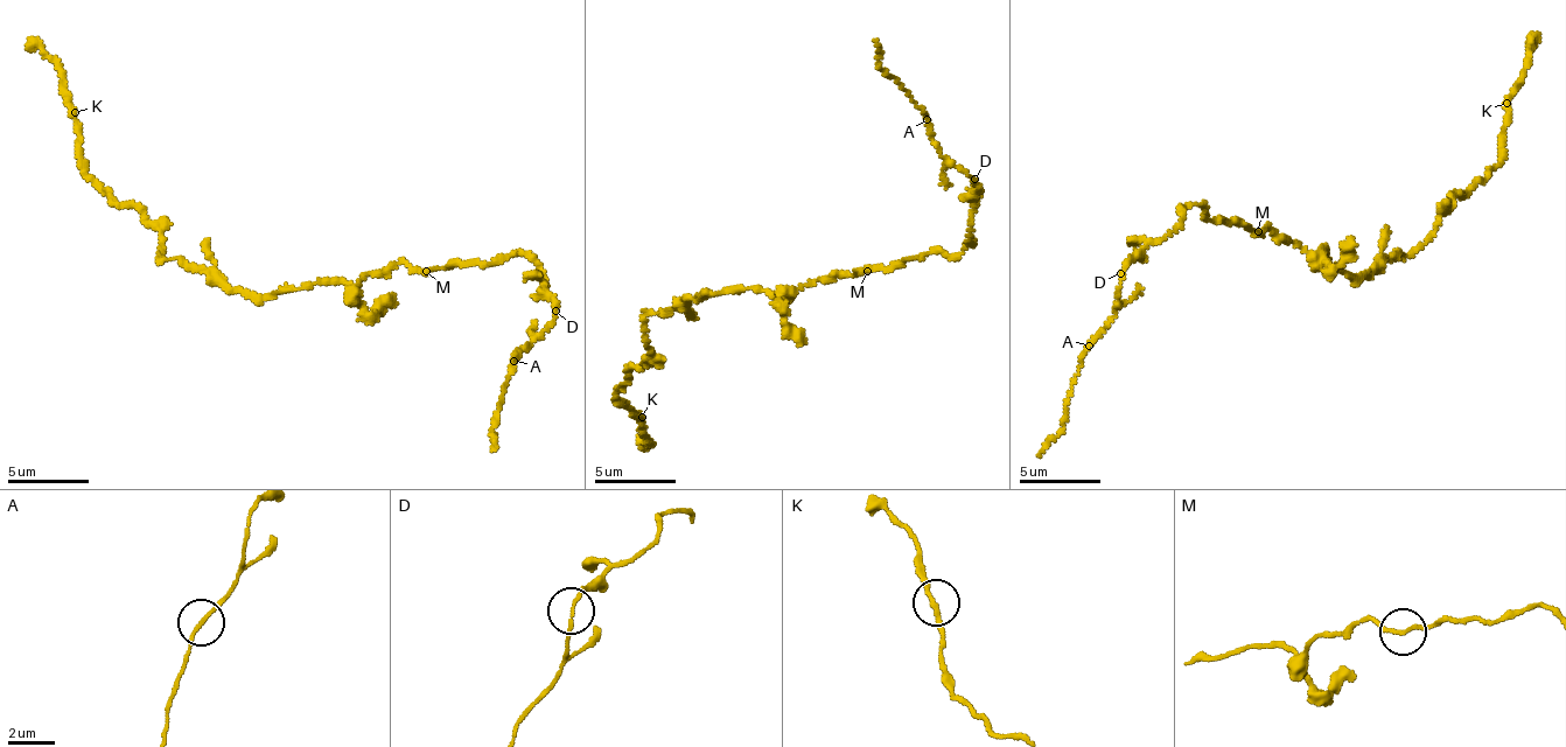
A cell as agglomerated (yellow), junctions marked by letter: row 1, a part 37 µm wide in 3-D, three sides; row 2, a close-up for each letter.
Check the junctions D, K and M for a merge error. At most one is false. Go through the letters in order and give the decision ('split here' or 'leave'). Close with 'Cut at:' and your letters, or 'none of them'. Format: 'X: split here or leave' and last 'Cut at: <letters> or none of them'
D: split here
K: leave
M: leave
Cut at: D

